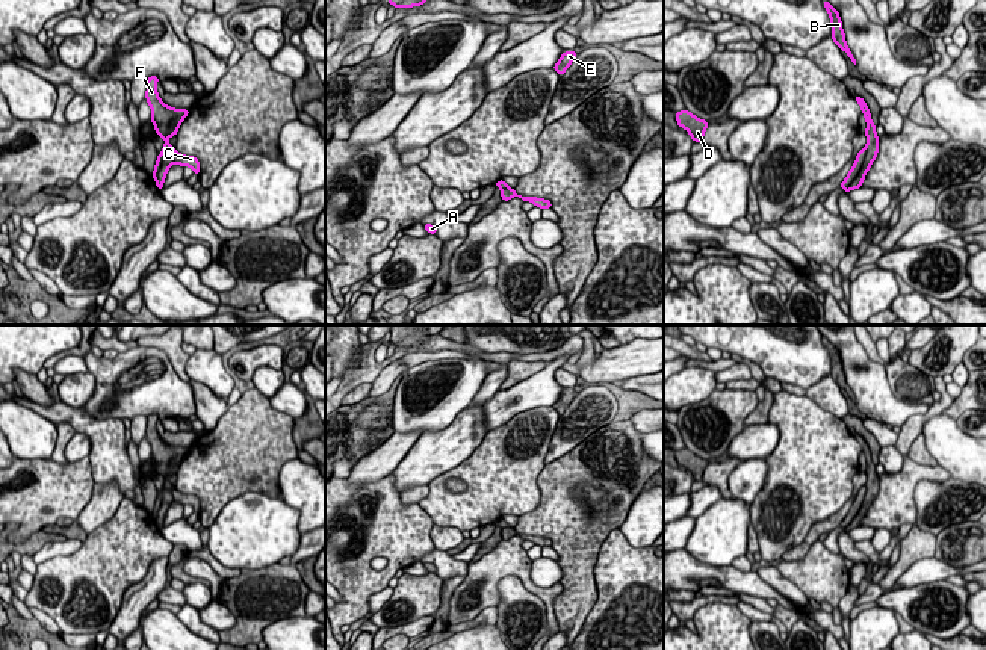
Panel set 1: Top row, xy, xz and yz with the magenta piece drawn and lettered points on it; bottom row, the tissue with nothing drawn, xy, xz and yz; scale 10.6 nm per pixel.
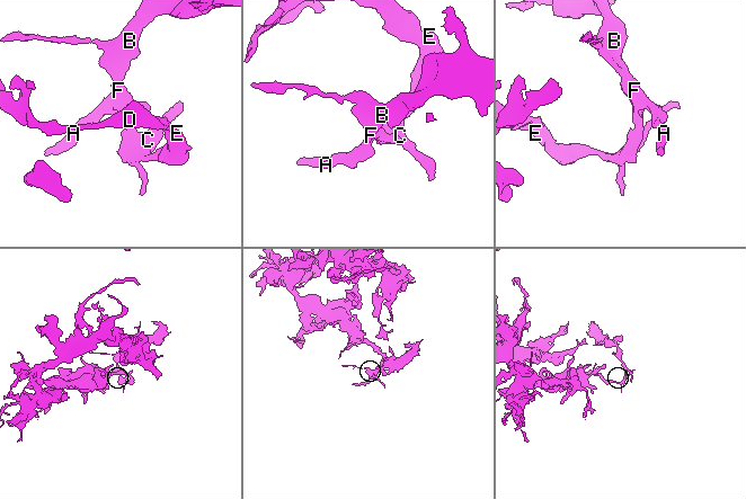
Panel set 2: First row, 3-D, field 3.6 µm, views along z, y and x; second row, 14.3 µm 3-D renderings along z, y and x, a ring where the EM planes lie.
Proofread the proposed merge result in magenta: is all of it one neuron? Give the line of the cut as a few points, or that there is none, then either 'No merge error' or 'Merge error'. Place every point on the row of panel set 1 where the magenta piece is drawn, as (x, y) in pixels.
Split along yz (867, 147), (867, 154), (858, 176), (844, 188). Merge error

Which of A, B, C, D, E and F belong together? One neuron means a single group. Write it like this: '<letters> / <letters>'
A B F / C D E

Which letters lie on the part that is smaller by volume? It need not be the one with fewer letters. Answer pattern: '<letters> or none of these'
A, B, F

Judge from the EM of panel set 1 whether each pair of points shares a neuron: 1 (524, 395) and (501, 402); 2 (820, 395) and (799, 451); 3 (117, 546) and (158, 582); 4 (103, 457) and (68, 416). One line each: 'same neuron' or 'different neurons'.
1: same neuron
2: different neurons
3: different neurons
4: same neuron

